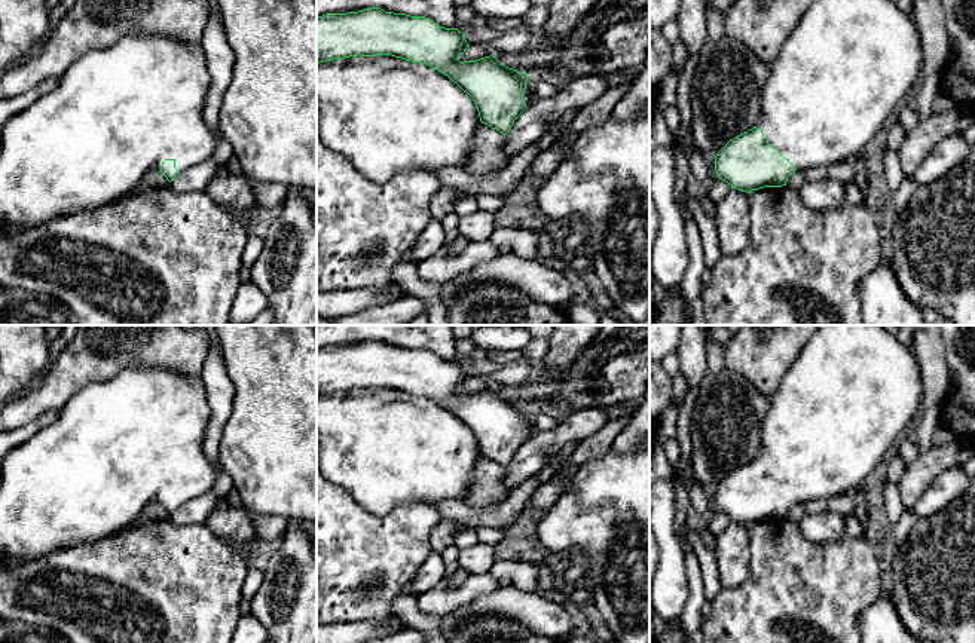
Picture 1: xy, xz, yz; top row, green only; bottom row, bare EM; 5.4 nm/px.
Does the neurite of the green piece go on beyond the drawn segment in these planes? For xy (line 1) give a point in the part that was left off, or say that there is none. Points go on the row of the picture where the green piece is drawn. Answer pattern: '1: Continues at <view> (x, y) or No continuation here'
1: Continues at xy (116, 113)

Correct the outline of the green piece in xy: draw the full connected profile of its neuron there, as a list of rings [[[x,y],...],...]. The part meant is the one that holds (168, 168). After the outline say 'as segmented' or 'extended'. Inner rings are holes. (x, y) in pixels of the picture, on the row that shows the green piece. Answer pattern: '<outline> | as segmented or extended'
[[[128,34],[114,45],[92,49],[59,79],[54,91],[10,117],[1,134],[0,150],[0,236],[95,209],[134,190],[153,168],[171,183],[183,171],[211,159],[217,138],[204,120],[211,77],[201,46],[169,36]]] | extended

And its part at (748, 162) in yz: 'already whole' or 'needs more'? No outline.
needs more

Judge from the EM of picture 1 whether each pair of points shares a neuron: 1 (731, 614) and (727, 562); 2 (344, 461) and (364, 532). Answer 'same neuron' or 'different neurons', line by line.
1: different neurons
2: different neurons

